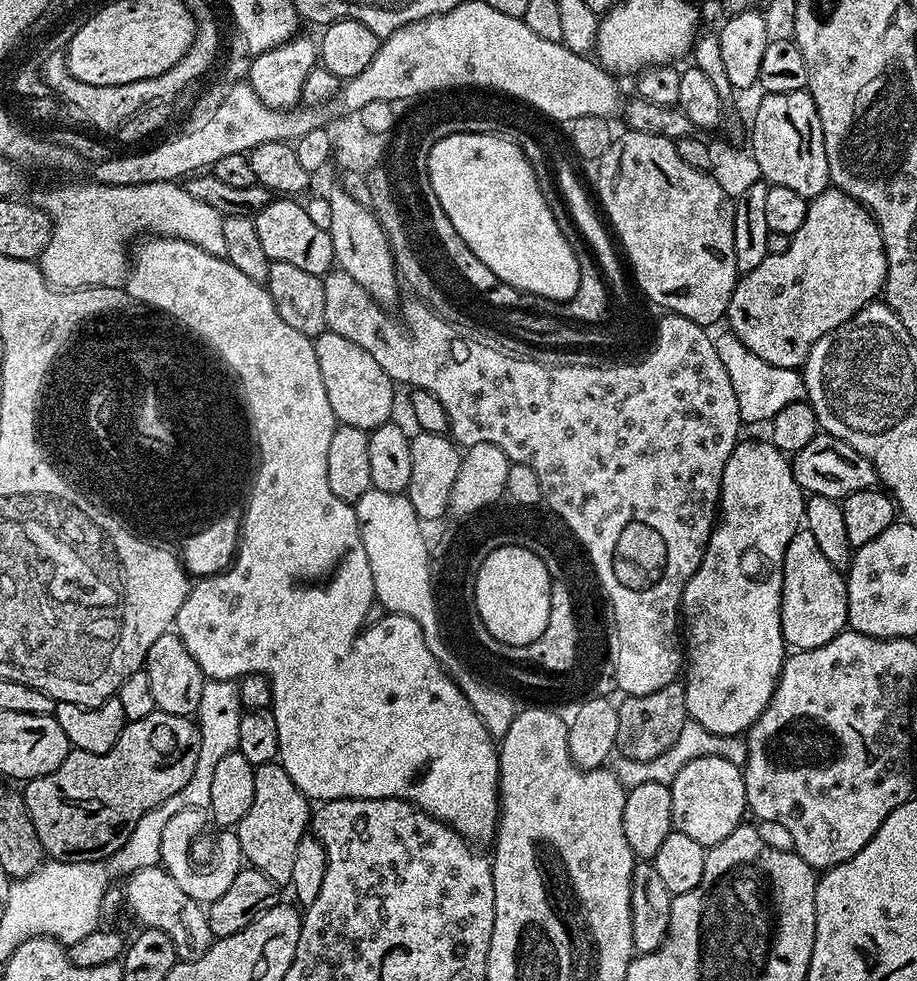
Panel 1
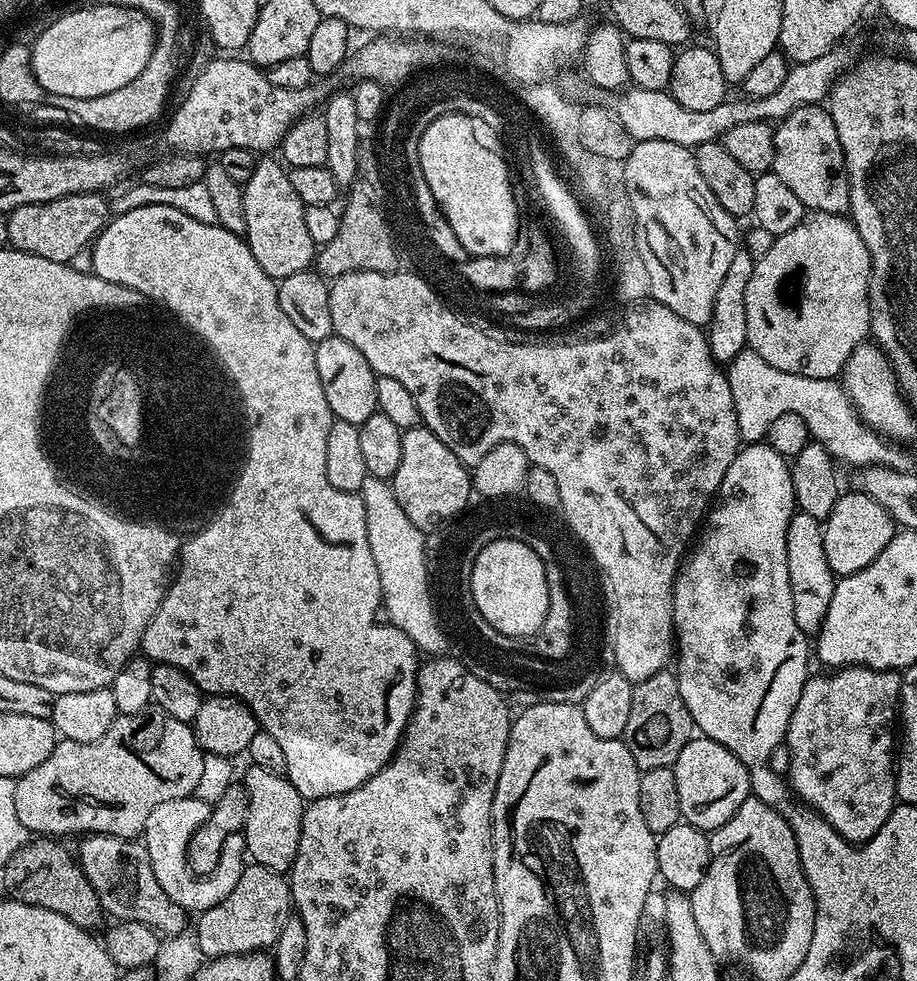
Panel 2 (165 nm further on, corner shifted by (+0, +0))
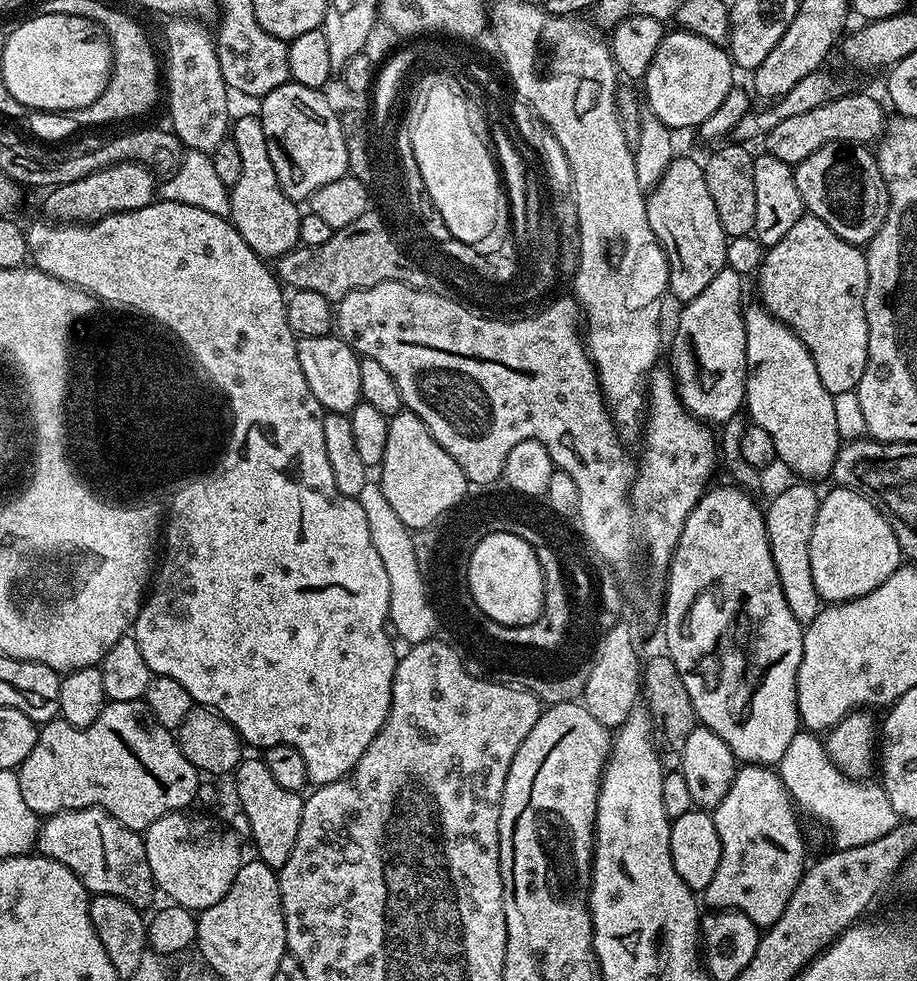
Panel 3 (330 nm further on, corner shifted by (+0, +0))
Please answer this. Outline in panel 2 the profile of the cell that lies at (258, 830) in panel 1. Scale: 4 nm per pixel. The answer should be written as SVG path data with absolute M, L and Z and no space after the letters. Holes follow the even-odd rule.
M249 767L247 771L242 779L242 785L249 798L249 813L242 831L247 855L253 864L261 864L281 874L287 873L298 854L298 838L302 838L302 814L306 801L298 794L298 790L294 790L287 775L270 774L270 770L254 767Z

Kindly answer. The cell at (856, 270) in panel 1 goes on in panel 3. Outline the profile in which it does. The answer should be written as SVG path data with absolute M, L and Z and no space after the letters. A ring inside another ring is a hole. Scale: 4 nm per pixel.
M805 214L798 218L798 222L794 222L794 226L790 226L790 231L782 237L782 242L771 245L765 251L764 261L760 263L758 279L760 279L759 303L774 318L781 320L790 330L794 330L794 334L798 334L798 338L806 346L806 350L810 350L810 358L814 358L814 366L818 366L818 378L822 378L822 386L826 386L826 390L831 392L833 397L843 392L855 392L858 382L866 370L866 358L868 357L868 327L864 309L864 291L868 281L868 271L864 252L857 245L838 238L838 234L834 234L834 230L830 230L830 226L826 226L826 222L822 222L822 218Z

